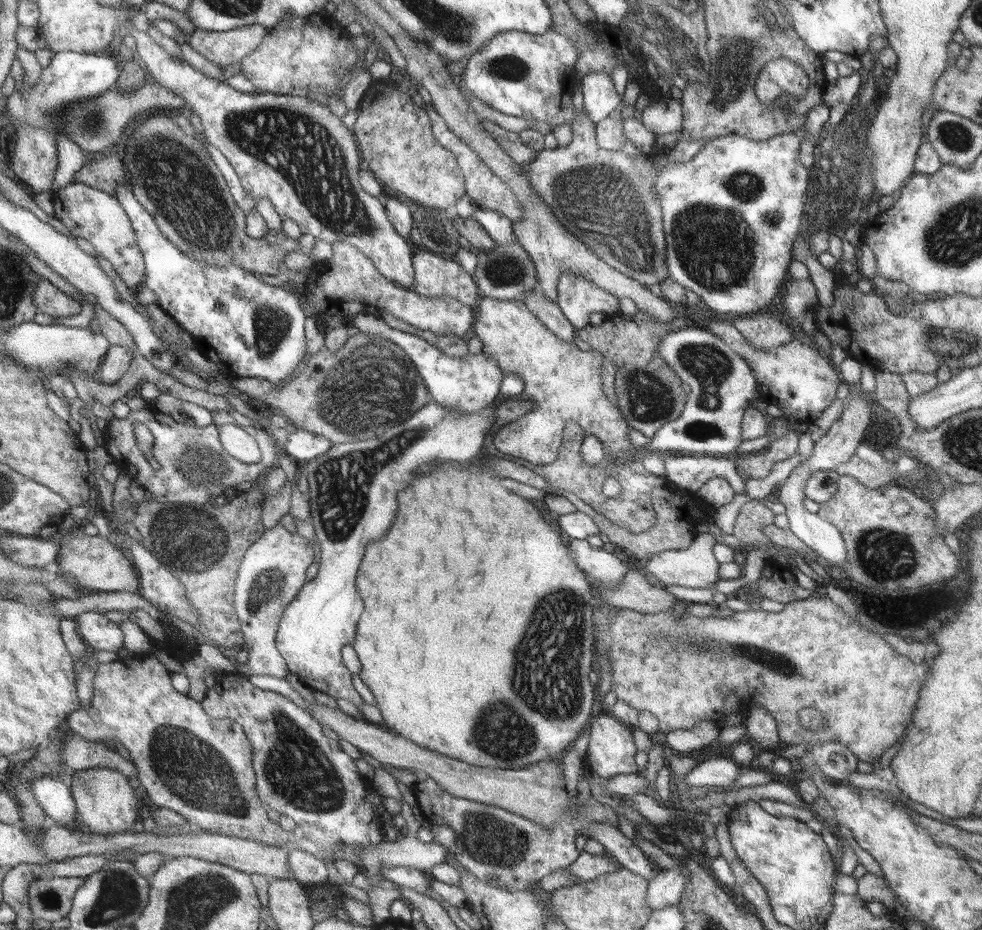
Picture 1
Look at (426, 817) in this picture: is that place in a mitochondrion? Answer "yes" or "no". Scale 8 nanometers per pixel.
no

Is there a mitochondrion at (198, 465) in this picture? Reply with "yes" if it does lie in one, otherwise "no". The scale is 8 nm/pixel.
yes

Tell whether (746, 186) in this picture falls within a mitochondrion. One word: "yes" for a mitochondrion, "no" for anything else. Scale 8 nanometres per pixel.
yes

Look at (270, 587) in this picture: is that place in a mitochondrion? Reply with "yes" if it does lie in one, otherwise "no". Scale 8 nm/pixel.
yes

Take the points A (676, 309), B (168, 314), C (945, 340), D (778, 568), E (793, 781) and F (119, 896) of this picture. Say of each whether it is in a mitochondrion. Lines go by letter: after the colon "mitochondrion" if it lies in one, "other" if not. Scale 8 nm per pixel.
A: other
B: other
C: mitochondrion
D: other
E: other
F: mitochondrion

